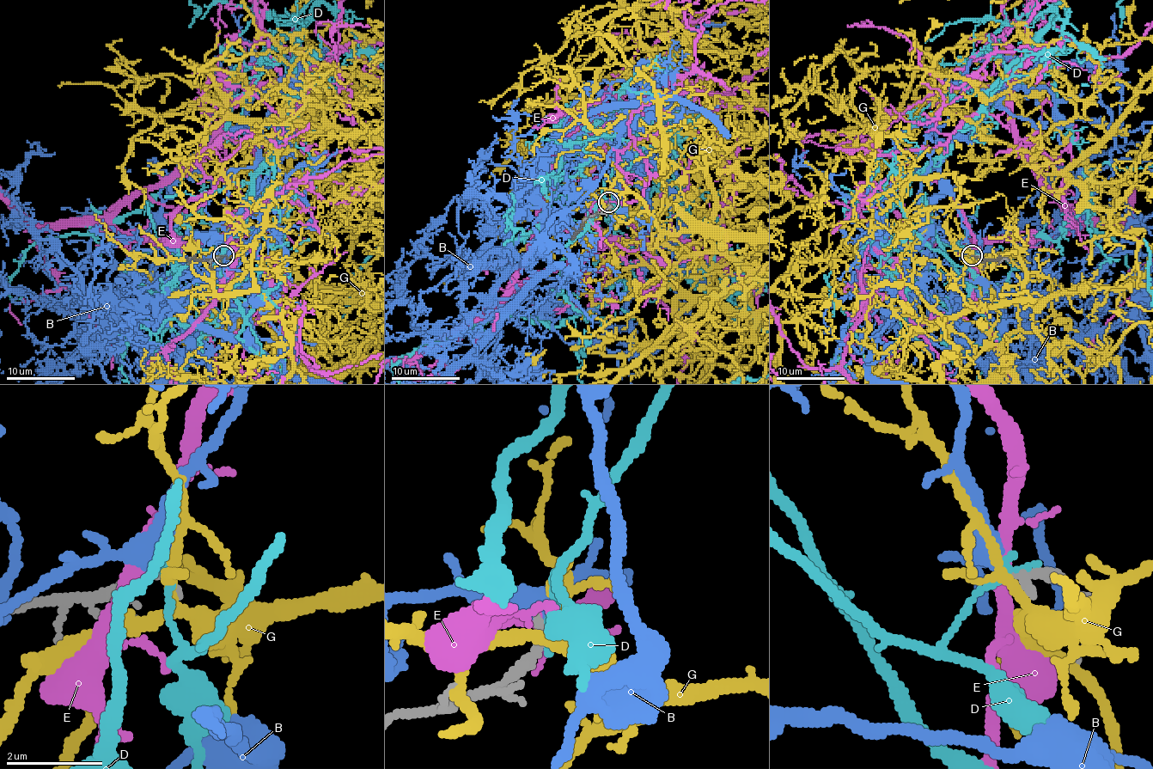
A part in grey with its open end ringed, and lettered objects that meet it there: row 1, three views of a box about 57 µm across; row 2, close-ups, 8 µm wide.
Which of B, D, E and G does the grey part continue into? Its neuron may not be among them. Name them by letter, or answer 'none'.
B

